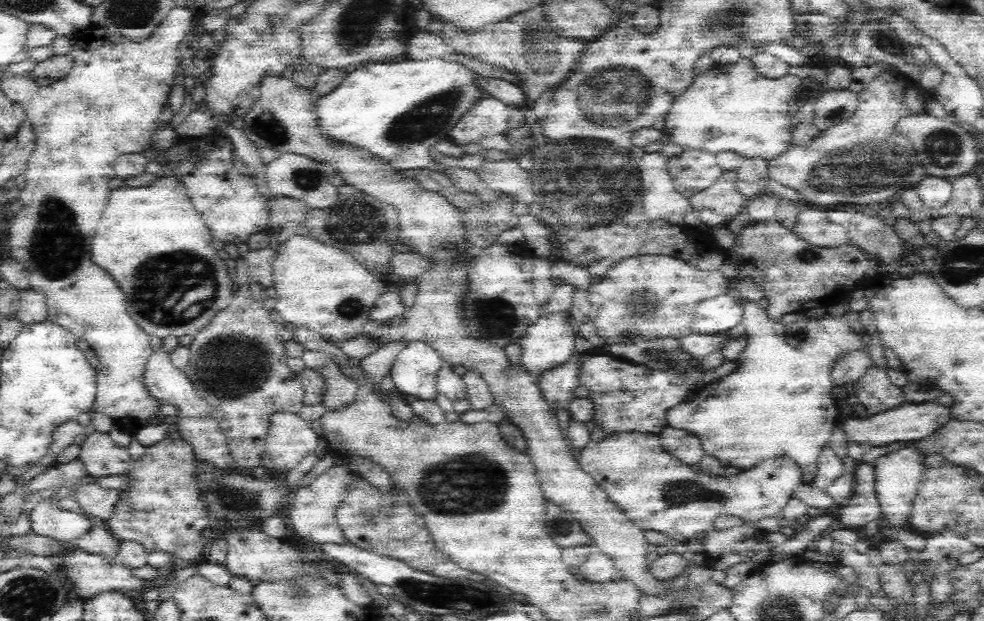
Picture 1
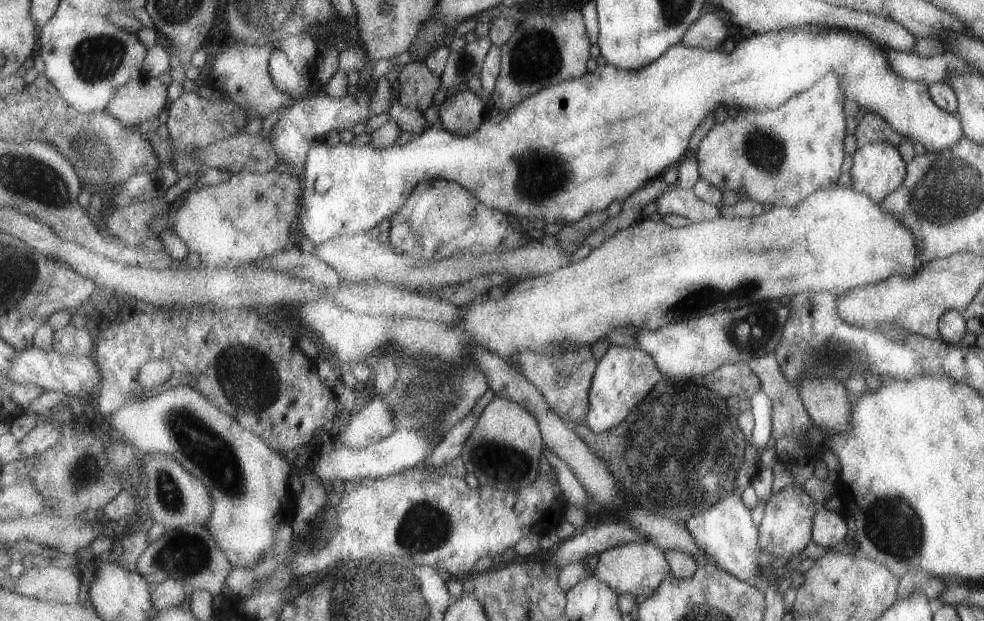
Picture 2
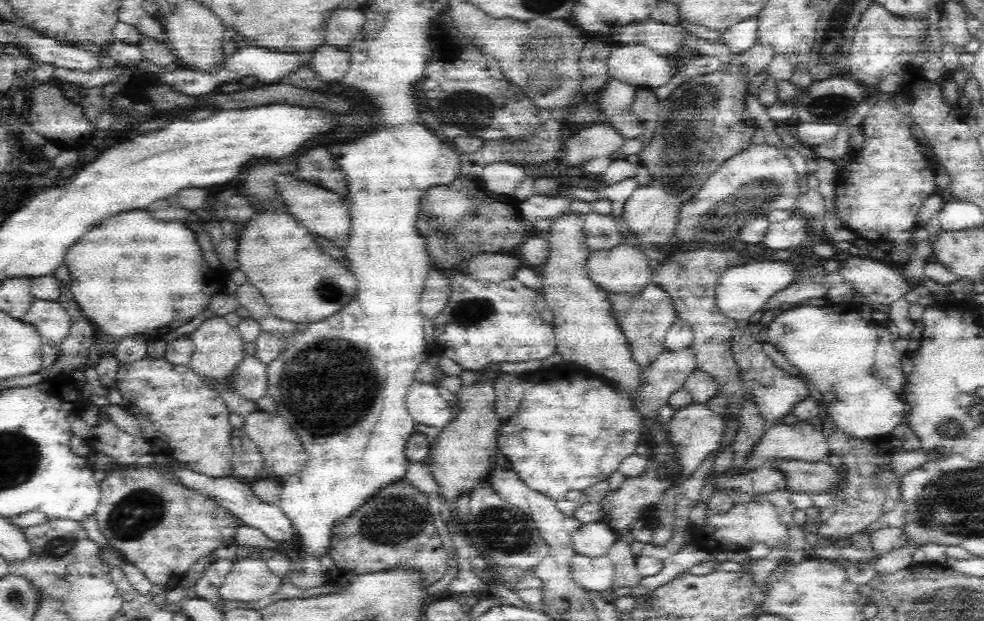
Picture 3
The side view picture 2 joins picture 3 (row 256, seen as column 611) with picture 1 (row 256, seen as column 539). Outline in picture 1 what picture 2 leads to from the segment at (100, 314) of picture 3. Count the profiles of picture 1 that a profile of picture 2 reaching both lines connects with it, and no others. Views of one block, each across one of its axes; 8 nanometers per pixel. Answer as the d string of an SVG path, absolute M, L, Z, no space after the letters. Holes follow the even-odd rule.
M158 122L154 126L150 134L148 150L144 154L148 156L152 168L158 164L158 170L154 170L154 174L158 176L156 182L144 188L114 190L104 208L100 226L92 242L92 260L114 276L114 280L126 294L128 312L134 316L134 322L150 338L154 338L156 344L168 336L194 338L202 328L210 326L210 322L216 318L218 312L226 310L232 304L236 292L236 280L232 280L228 274L226 258L224 260L218 258L212 246L212 230L208 230L208 226L200 220L198 212L192 208L192 202L182 184L182 178L176 172L176 166L172 166L170 160L166 158L176 138L178 132L174 132L170 124Z

